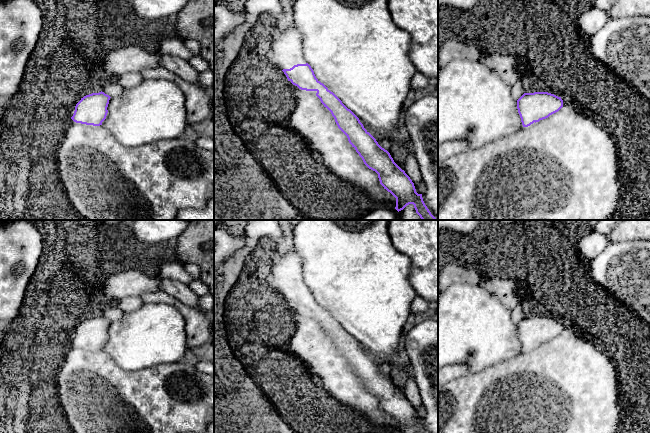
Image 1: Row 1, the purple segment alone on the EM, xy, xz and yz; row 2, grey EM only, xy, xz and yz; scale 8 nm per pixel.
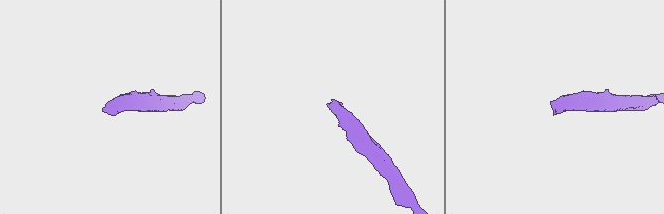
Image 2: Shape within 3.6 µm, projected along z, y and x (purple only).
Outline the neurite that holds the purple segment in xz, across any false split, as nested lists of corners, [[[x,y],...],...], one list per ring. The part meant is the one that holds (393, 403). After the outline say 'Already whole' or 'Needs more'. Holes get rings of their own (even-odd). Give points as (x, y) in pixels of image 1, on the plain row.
[[[296,248],[286,255],[277,255],[270,274],[270,285],[278,290],[288,305],[301,314],[316,315],[316,320],[347,360],[364,388],[378,398],[380,408],[396,422],[395,433],[413,428],[415,433],[428,433],[422,418],[416,416],[410,401],[364,352],[359,342],[315,300],[303,279],[302,260]]]. Needs more

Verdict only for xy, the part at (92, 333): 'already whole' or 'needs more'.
already whole

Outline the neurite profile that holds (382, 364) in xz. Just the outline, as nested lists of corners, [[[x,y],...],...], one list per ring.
[[[359,342],[360,346],[363,348],[364,352],[367,354],[367,356],[369,356],[378,366],[378,368],[384,372],[385,374],[387,374],[391,381],[393,382],[394,386],[402,393],[404,394],[403,390],[394,382],[393,380],[393,375],[398,373],[398,372],[394,372],[391,367],[388,365],[387,361],[383,360],[383,359],[379,359],[377,357],[375,357],[372,353],[370,353],[360,342]]]

